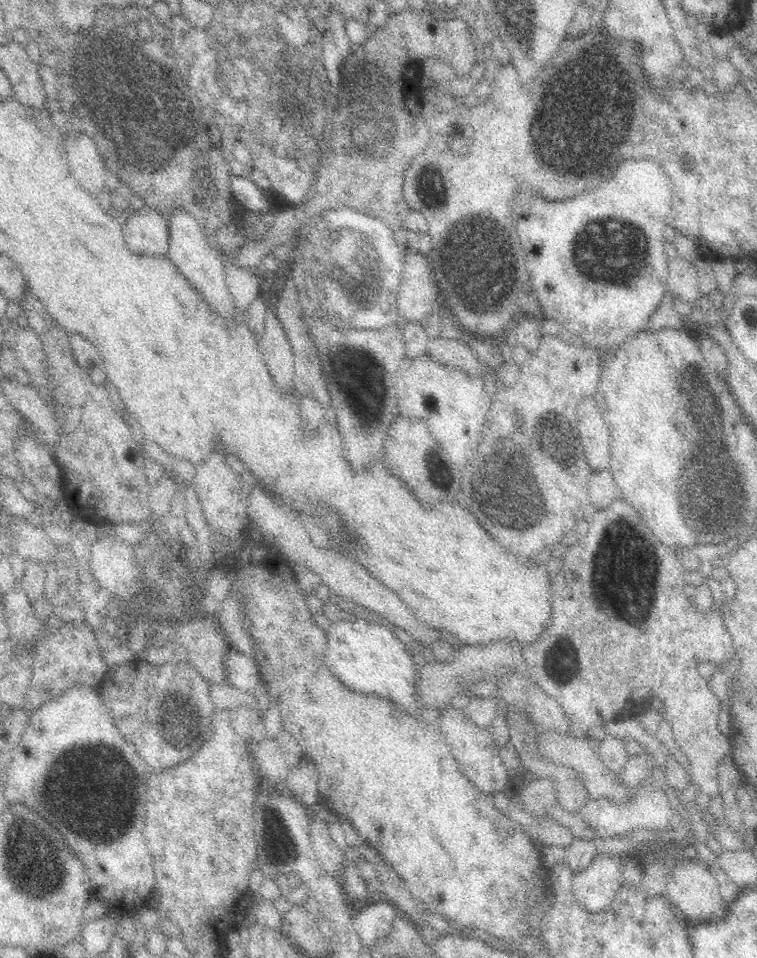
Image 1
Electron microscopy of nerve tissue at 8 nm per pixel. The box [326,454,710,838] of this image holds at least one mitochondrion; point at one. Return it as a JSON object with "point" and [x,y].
{"point":[518,504]}

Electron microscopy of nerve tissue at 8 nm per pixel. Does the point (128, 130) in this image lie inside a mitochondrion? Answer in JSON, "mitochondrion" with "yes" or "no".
{"mitochondrion":"yes"}

